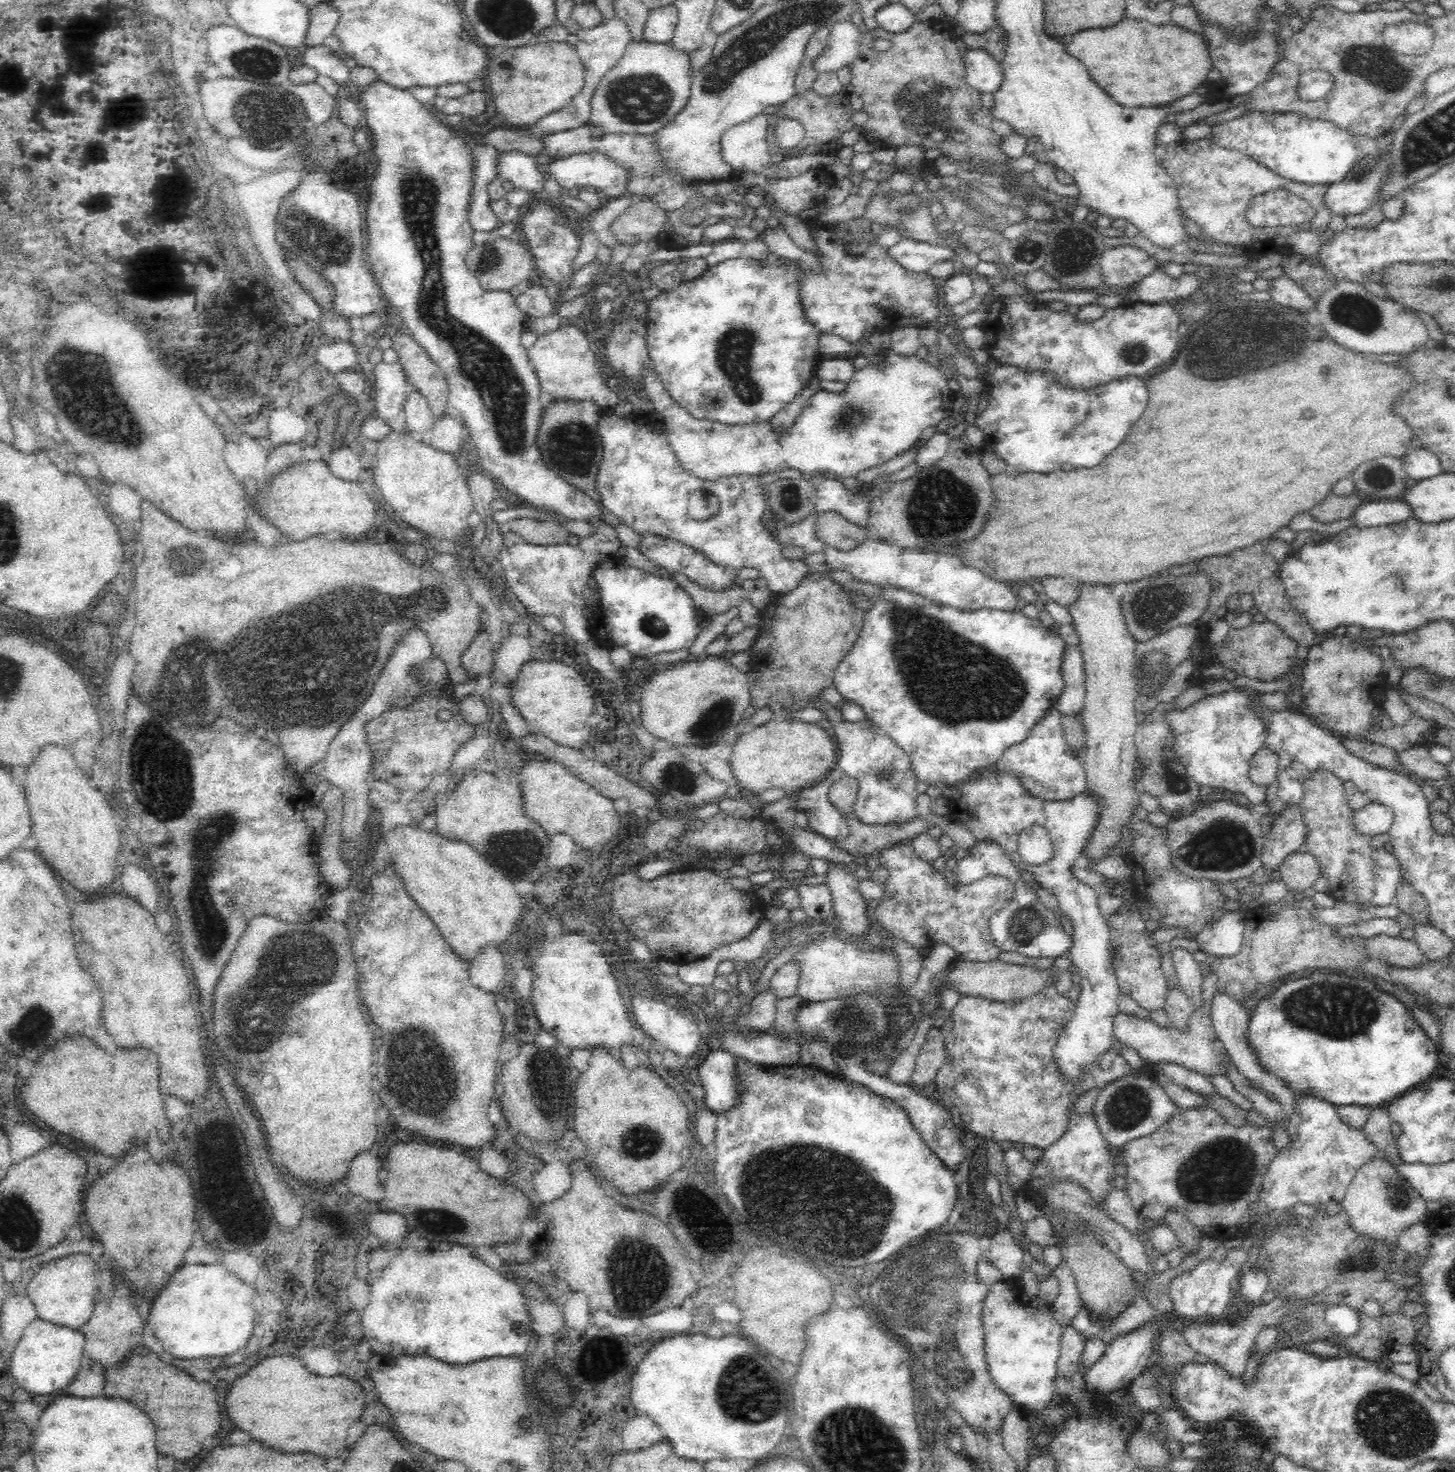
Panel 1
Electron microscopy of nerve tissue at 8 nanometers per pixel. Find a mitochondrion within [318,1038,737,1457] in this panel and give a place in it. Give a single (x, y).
(635, 1288)

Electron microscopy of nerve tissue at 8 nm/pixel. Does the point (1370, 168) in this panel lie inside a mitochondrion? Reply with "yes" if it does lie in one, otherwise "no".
yes

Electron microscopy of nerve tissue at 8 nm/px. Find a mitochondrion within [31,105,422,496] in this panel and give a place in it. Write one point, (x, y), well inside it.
(87, 380)

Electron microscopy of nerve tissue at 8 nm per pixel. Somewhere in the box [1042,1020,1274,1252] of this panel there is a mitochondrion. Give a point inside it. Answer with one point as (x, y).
(1221, 1174)

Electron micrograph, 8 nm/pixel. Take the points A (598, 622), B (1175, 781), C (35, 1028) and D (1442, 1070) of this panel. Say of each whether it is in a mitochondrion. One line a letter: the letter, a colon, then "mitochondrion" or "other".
A: other
B: mitochondrion
C: mitochondrion
D: other

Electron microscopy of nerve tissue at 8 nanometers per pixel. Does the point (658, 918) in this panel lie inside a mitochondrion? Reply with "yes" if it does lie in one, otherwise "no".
yes

